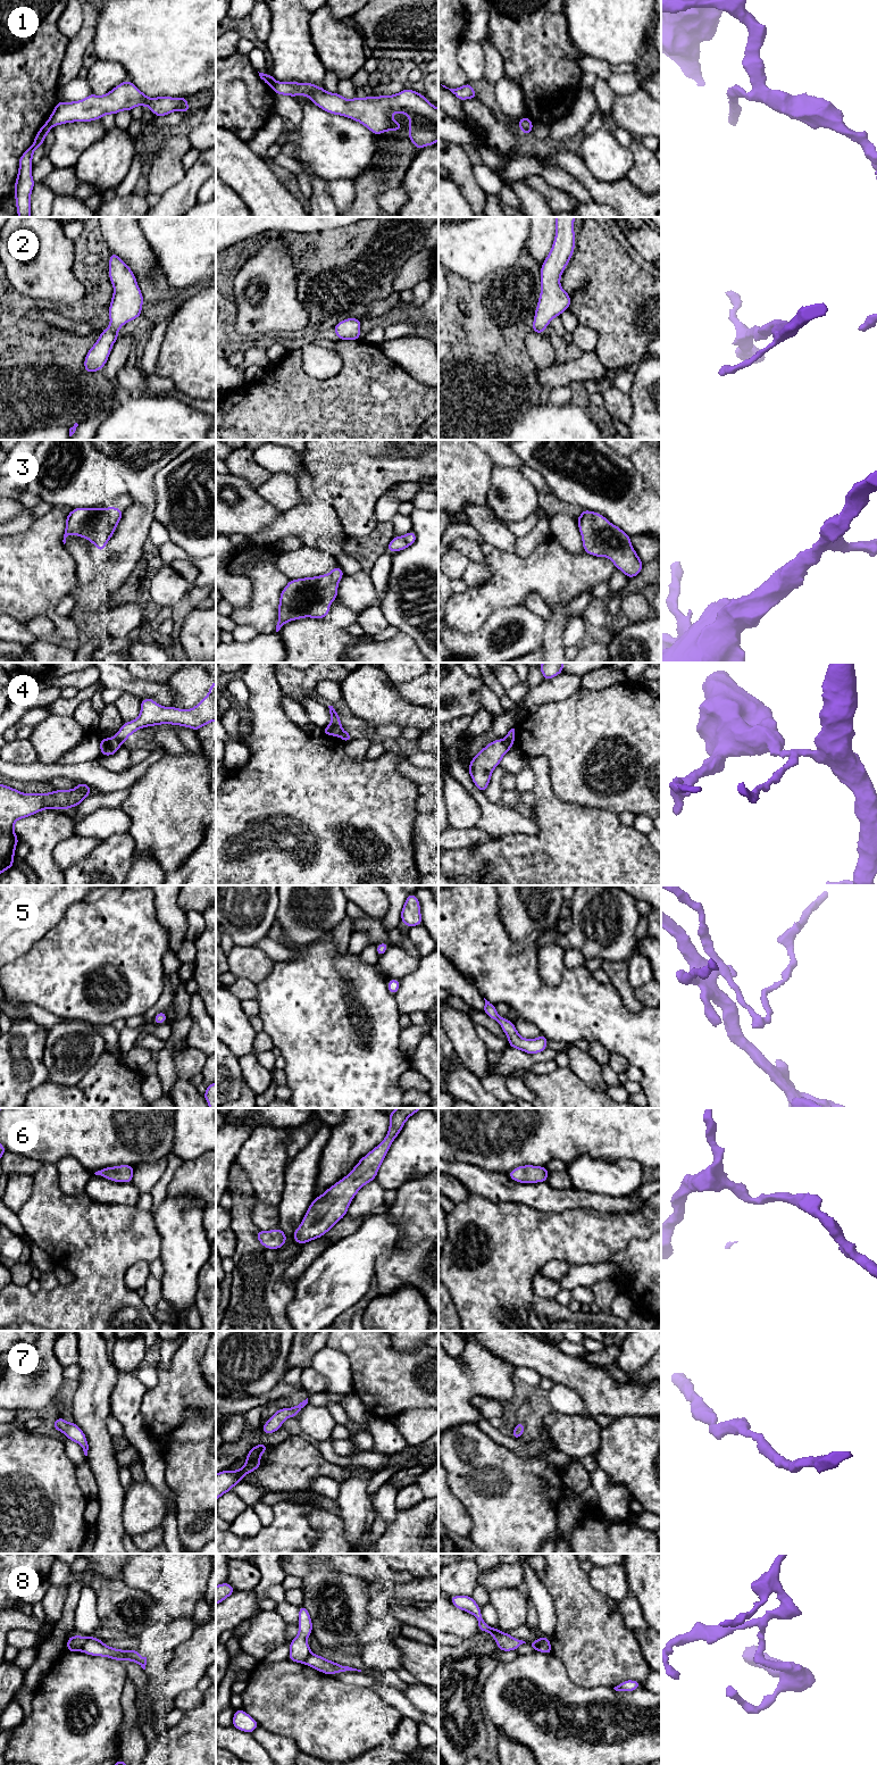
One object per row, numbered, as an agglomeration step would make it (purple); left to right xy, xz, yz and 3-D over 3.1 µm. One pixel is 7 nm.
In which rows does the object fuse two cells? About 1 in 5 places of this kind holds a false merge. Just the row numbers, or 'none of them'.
1, 4, 8

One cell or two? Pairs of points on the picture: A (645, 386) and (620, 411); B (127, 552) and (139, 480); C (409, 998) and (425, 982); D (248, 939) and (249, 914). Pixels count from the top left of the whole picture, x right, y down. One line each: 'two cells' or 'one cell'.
A: two cells
B: one cell
C: one cell
D: one cell

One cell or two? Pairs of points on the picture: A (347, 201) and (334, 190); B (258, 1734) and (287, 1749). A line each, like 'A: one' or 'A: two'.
A: one
B: one

